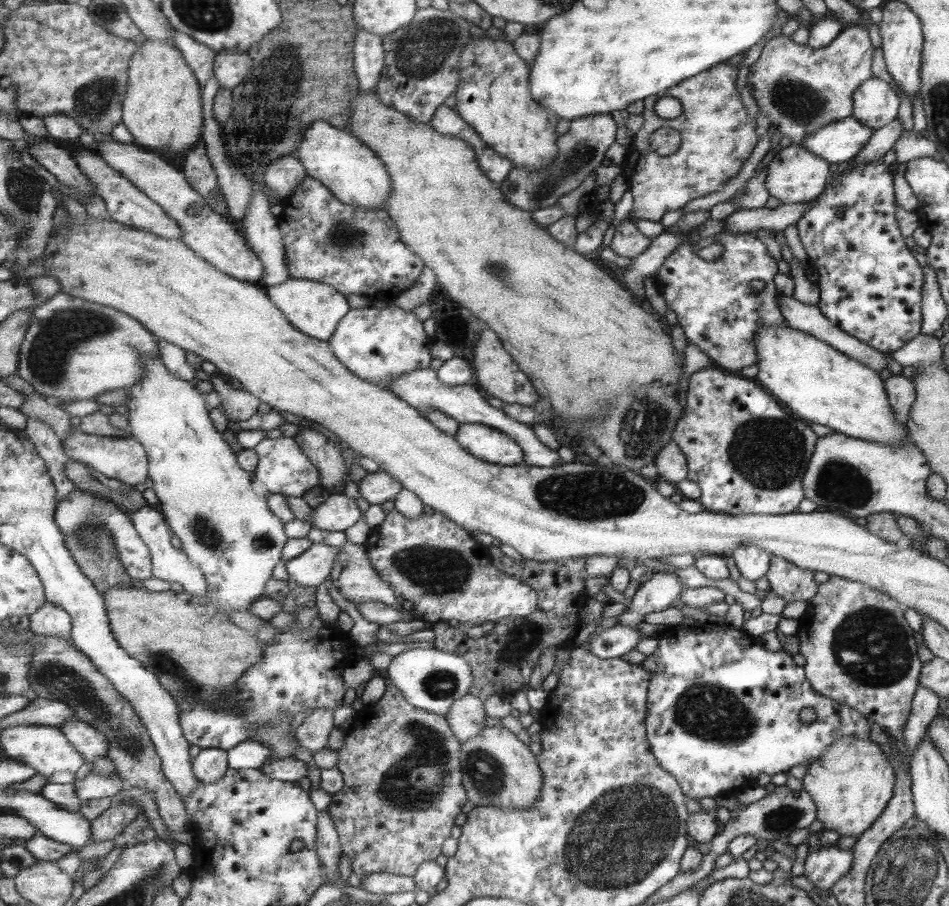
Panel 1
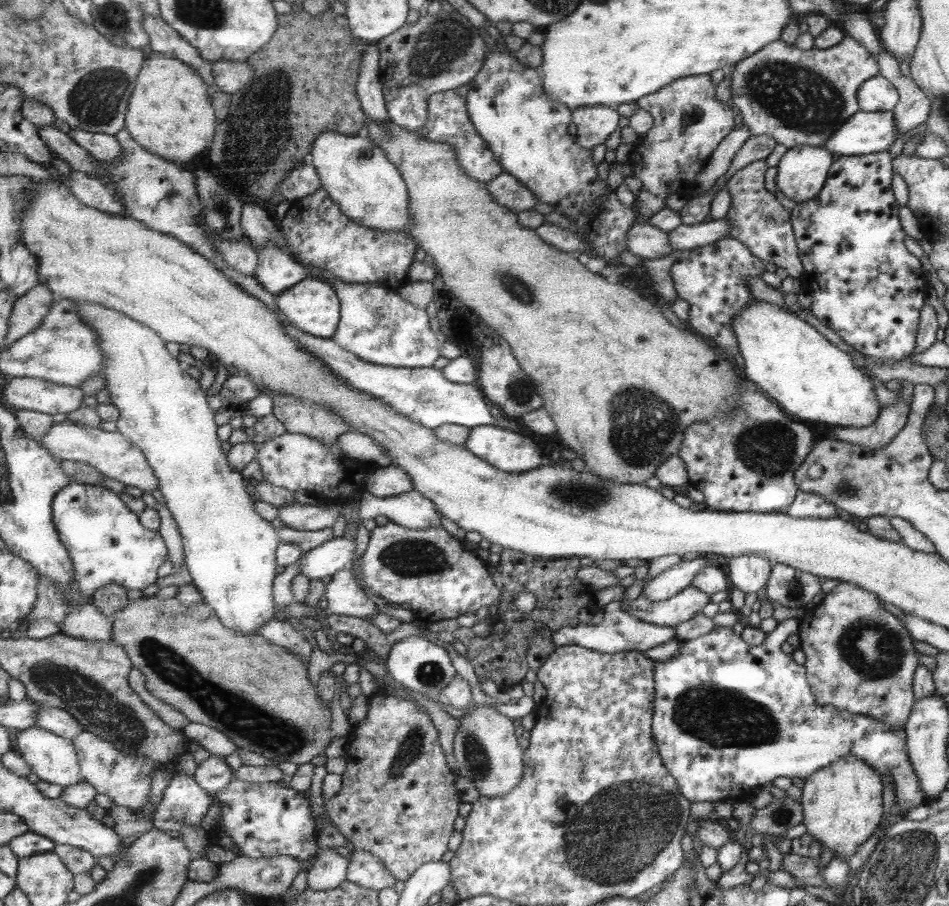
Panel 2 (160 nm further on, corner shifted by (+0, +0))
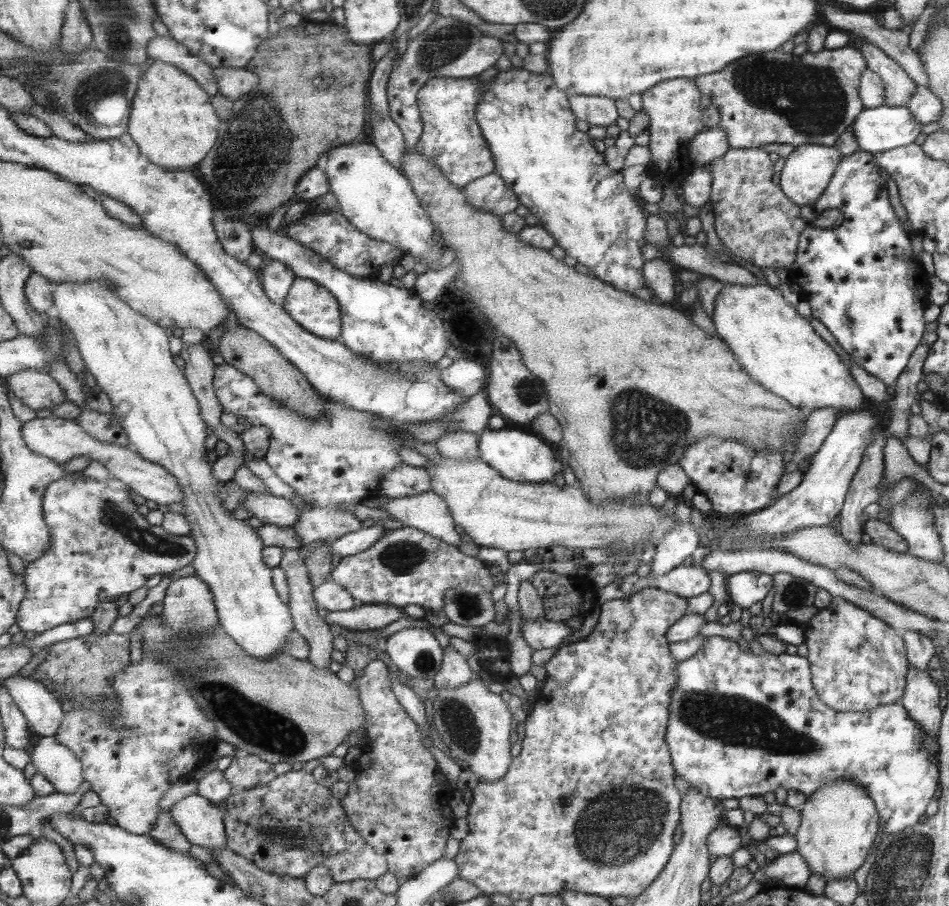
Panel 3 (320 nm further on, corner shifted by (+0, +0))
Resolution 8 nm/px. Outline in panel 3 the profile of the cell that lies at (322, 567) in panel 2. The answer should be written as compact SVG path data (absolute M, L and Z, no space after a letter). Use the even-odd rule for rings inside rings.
M380 523L363 527L357 532L350 532L331 544L334 555L339 554L340 558L343 558L369 550L385 533L386 529L381 527Z

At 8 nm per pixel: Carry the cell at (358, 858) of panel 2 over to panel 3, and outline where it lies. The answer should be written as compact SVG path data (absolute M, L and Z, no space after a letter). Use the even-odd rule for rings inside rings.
M290 771L265 786L244 791L235 790L226 800L225 807L228 848L249 858L264 871L305 879L313 867L326 864L336 882L353 882L361 879L376 881L377 877L388 870L387 859L384 855L377 854L373 846L353 826L342 800L333 796L331 788L321 786L309 771Z

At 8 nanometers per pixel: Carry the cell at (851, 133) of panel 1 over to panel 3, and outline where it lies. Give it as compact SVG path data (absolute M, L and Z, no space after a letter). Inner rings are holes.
M881 105L864 108L852 122L859 151L875 154L911 144L921 123L907 107Z

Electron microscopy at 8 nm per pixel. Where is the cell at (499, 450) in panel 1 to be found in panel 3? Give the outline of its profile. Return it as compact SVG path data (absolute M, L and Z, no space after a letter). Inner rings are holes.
M487 430L481 433L479 440L480 459L488 463L493 470L498 471L507 479L513 482L553 482L555 474L565 470L566 466L561 466L551 450L535 436L519 432L519 430Z

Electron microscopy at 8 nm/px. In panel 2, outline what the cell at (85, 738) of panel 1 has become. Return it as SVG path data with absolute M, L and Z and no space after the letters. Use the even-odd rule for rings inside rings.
M42 704L37 710L37 721L34 726L53 731L53 734L61 735L69 740L73 740L83 730L79 720L75 719L67 710Z

